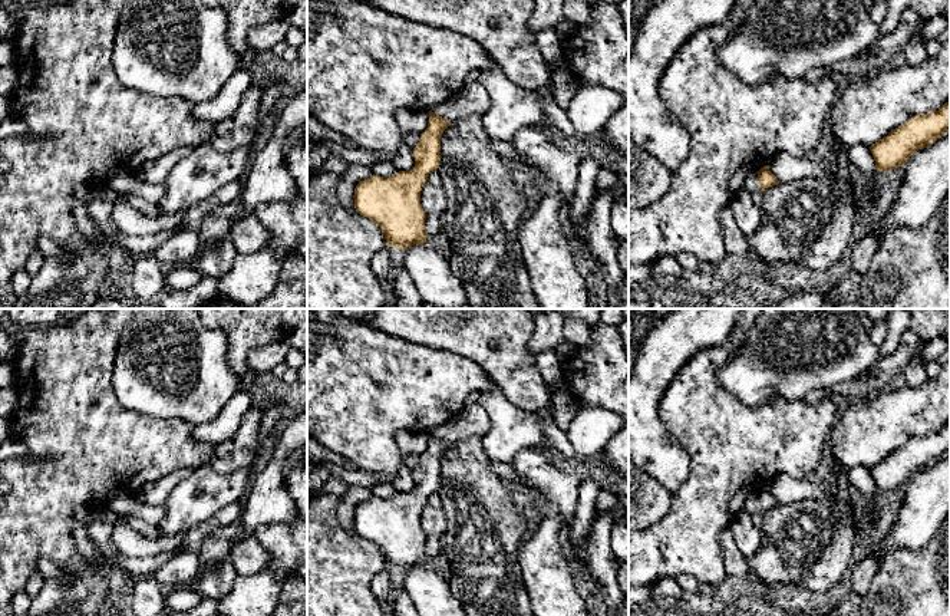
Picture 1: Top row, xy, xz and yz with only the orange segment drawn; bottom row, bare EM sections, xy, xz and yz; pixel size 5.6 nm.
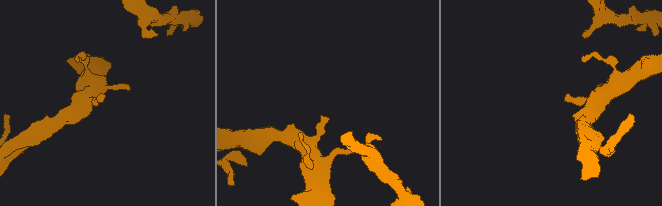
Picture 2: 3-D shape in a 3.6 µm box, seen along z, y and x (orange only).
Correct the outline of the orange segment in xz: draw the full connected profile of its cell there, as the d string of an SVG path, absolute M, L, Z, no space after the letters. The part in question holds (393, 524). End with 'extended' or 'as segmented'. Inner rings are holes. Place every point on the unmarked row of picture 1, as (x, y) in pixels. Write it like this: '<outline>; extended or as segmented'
M465 405L452 421L428 434L428 449L413 470L413 491L399 493L389 500L373 495L356 507L356 534L382 550L387 570L400 569L405 573L426 564L420 511L429 495L441 487L441 458L456 442L482 438L489 426L491 419L482 405Z; extended

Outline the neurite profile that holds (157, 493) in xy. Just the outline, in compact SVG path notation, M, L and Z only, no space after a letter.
M194 467L178 468L168 475L148 484L139 494L139 498L149 505L164 504L172 491L191 475L192 468Z

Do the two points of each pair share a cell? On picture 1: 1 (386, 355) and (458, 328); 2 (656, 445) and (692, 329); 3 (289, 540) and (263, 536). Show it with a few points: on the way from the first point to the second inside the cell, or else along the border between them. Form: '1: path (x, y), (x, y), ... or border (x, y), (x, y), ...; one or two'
1: border (386, 332), (436, 349), (451, 351); two
2: path (649, 417), (650, 378), (663, 358); one
3: path (283, 540), (269, 536); one

